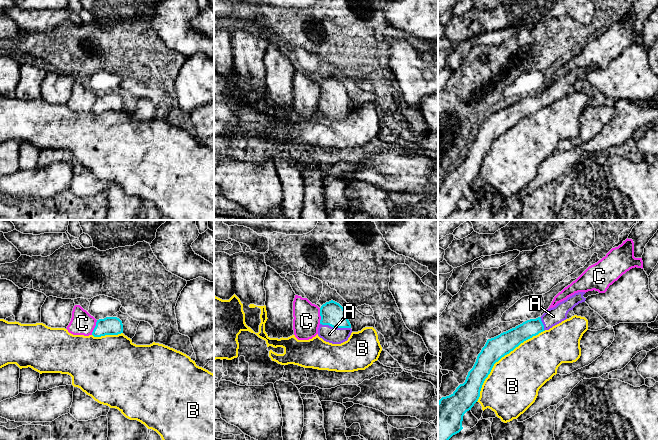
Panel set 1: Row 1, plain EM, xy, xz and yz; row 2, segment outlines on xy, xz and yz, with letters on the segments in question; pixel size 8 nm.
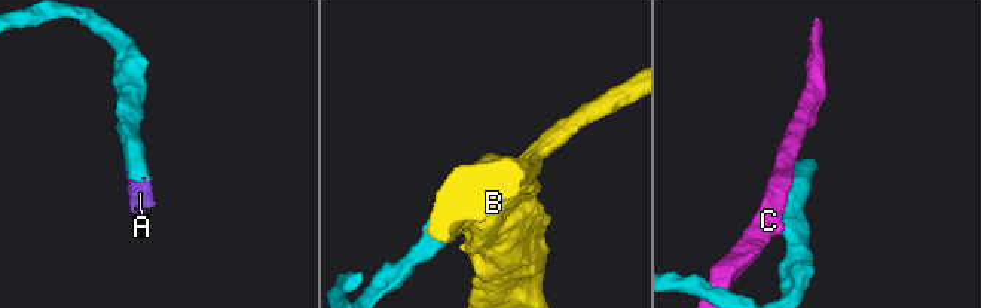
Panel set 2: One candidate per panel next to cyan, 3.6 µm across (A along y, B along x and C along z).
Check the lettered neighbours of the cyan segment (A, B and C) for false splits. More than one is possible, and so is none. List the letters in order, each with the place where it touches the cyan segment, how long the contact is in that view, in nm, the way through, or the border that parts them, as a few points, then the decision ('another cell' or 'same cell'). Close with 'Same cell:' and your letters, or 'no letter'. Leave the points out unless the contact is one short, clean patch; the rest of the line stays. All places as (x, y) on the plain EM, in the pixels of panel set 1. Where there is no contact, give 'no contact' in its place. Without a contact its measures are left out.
A: meets cyan in xz at (335, 103); contact 260 nm long; runs through xz (332, 89), (335, 103), (329, 110); same cell
B: meets cyan in yz at (501, 133); contact 800 nm long; another cell
C: meets cyan in xz at (320, 91); contact 130 nm long; another cell
Same cell: A

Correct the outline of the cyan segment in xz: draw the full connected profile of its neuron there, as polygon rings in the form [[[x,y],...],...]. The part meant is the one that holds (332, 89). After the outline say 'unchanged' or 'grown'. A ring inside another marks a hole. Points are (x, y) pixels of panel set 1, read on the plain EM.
[[[331,76],[320,84],[320,101],[318,112],[332,120],[341,120],[348,116],[352,109],[351,100],[344,84]]]; grown

